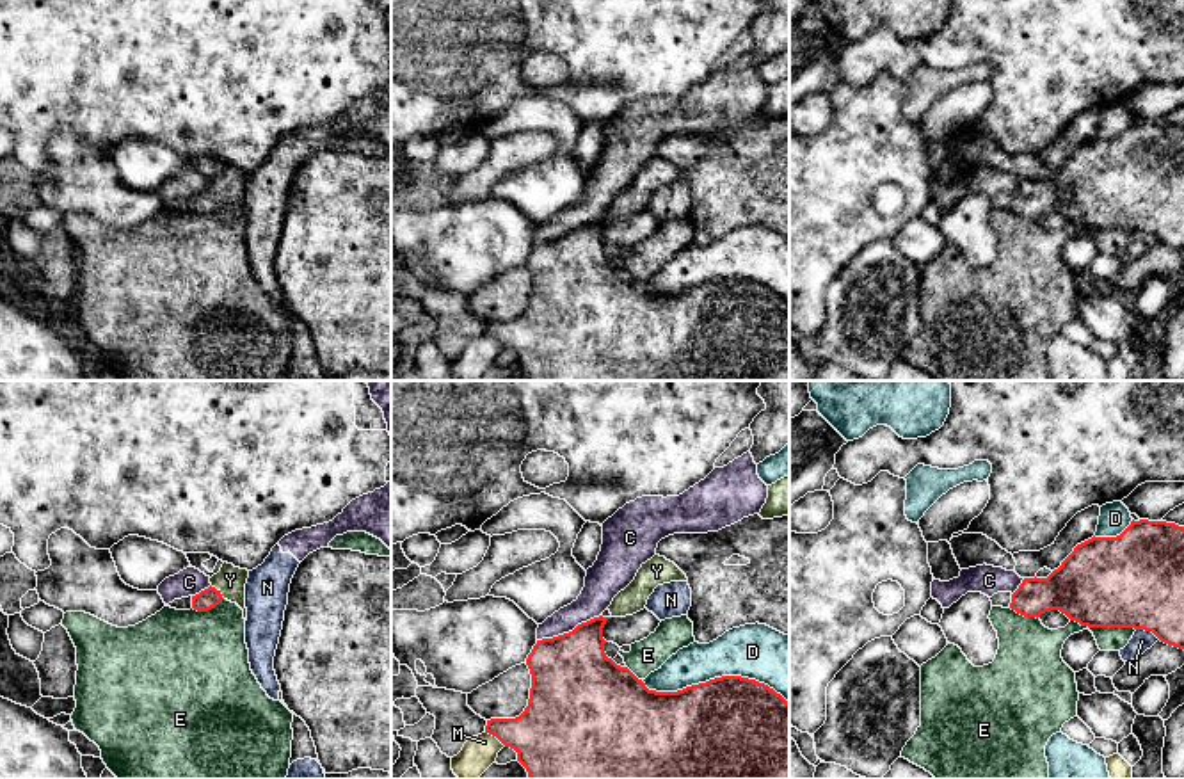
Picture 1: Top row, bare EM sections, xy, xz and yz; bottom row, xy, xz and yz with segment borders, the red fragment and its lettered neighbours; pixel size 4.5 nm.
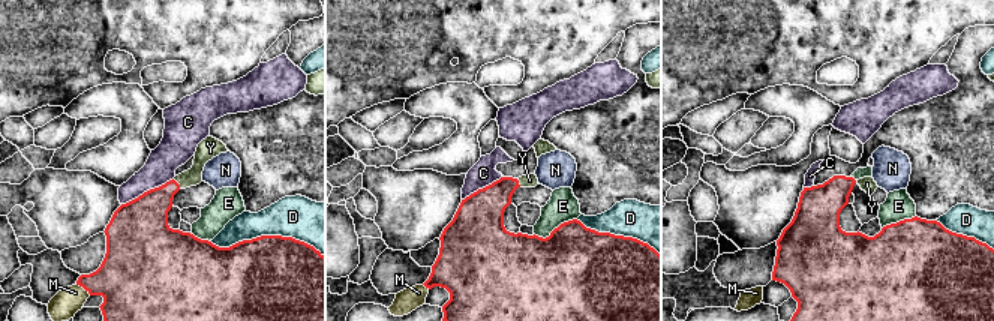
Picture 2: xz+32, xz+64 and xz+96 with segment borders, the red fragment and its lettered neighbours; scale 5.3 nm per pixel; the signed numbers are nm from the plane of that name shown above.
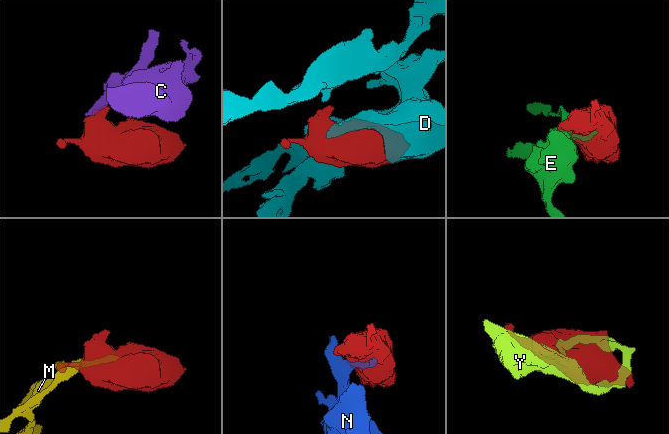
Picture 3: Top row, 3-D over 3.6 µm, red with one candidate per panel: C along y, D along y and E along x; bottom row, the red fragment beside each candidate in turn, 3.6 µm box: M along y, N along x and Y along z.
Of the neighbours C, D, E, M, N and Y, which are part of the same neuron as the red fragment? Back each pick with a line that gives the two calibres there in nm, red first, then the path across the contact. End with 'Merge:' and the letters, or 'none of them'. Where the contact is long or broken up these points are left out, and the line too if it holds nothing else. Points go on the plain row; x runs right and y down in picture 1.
Y: 90 nm thick on the red side, 140 nm on the other; runs through xy (208, 200), (217, 192), (230, 182)
Merge: Y

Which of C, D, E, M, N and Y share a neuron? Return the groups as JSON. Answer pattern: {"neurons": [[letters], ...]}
{"neurons": [["C", "N"], ["D"], ["E"], ["M"], ["Y"]]}

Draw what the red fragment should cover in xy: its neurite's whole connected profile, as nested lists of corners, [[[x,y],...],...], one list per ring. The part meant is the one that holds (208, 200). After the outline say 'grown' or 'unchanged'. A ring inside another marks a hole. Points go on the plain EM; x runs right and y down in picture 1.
[[[224,164],[220,173],[210,180],[210,189],[192,197],[192,210],[197,213],[208,213],[215,210],[222,201],[236,205],[244,212],[244,221],[247,222],[245,210],[245,185],[249,180],[247,171],[235,169]]]; grown

